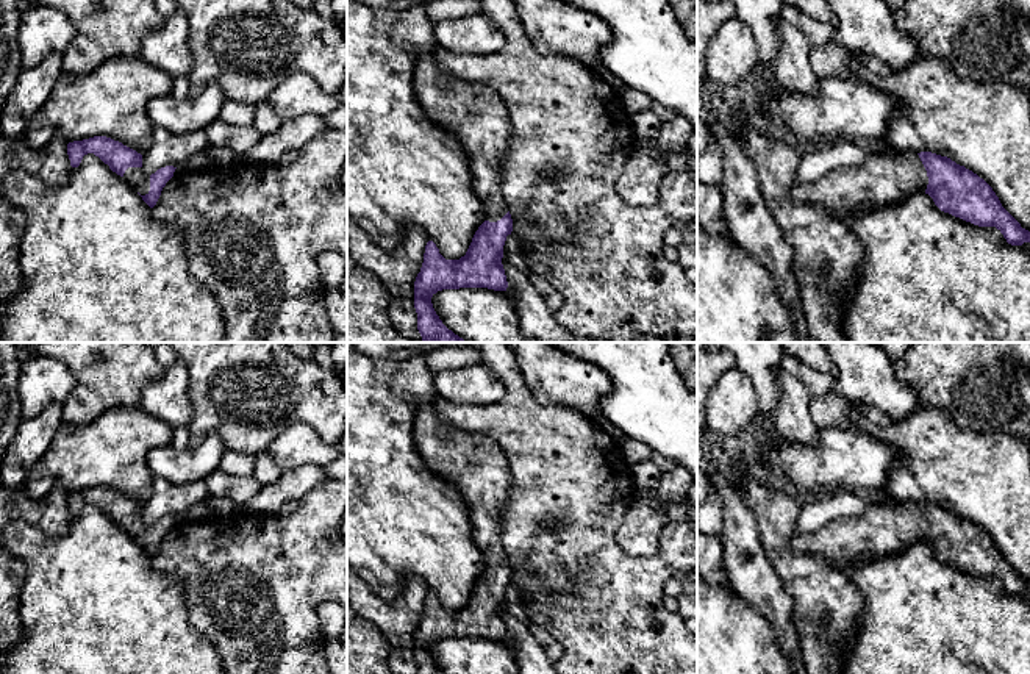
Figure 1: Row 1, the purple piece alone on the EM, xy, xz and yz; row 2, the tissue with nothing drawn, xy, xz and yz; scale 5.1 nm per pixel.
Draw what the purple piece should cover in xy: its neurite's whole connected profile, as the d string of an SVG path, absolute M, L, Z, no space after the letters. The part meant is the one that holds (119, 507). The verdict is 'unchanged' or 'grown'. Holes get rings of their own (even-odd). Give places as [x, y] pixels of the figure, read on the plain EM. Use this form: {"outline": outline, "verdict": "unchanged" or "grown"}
{"outline": "M94 486L67 494L67 505L72 518L78 518L83 507L94 504L113 522L123 527L130 536L153 558L166 533L173 527L177 518L166 516L148 525L142 519L142 505L106 486Z", "verdict": "grown"}

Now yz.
{"outline": "M871 502L866 504L860 516L833 519L816 530L797 532L791 538L794 550L824 557L833 568L839 568L863 554L886 555L902 552L914 543L928 544L941 561L966 572L978 577L996 577L1011 596L1030 593L1030 582L1022 579L1002 557L996 543L983 529L950 508L932 502Z", "verdict": "grown"}

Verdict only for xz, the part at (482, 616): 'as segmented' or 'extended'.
extended

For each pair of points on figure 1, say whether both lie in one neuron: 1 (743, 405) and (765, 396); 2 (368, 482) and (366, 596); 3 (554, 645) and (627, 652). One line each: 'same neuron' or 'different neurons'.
1: different neurons
2: different neurons
3: different neurons

